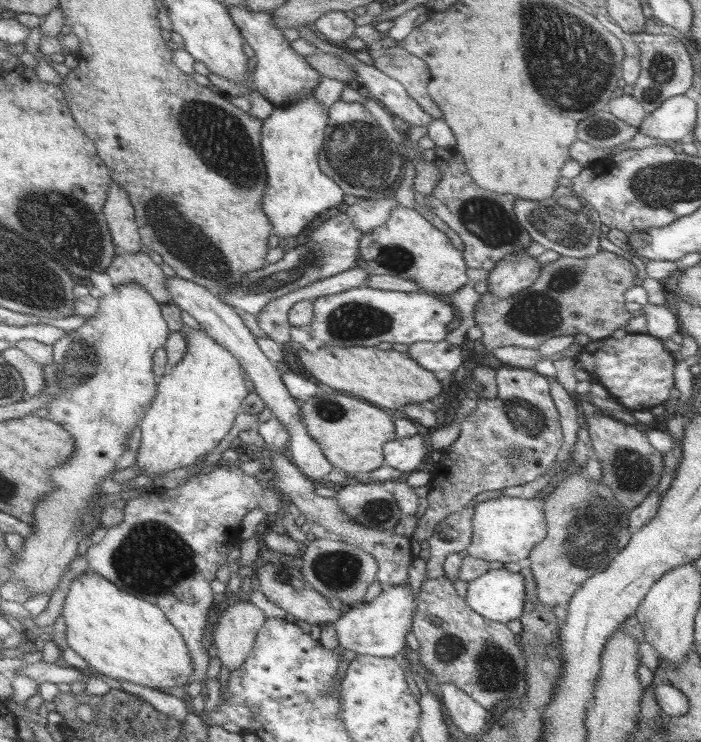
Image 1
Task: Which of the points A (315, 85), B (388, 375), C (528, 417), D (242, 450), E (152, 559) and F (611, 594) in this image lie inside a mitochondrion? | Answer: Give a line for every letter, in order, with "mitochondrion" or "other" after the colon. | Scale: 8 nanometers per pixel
A: other
B: other
C: mitochondrion
D: other
E: mitochondrion
F: other

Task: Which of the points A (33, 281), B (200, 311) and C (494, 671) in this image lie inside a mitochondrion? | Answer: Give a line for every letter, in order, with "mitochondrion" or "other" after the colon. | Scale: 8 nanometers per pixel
A: mitochondrion
B: other
C: mitochondrion

